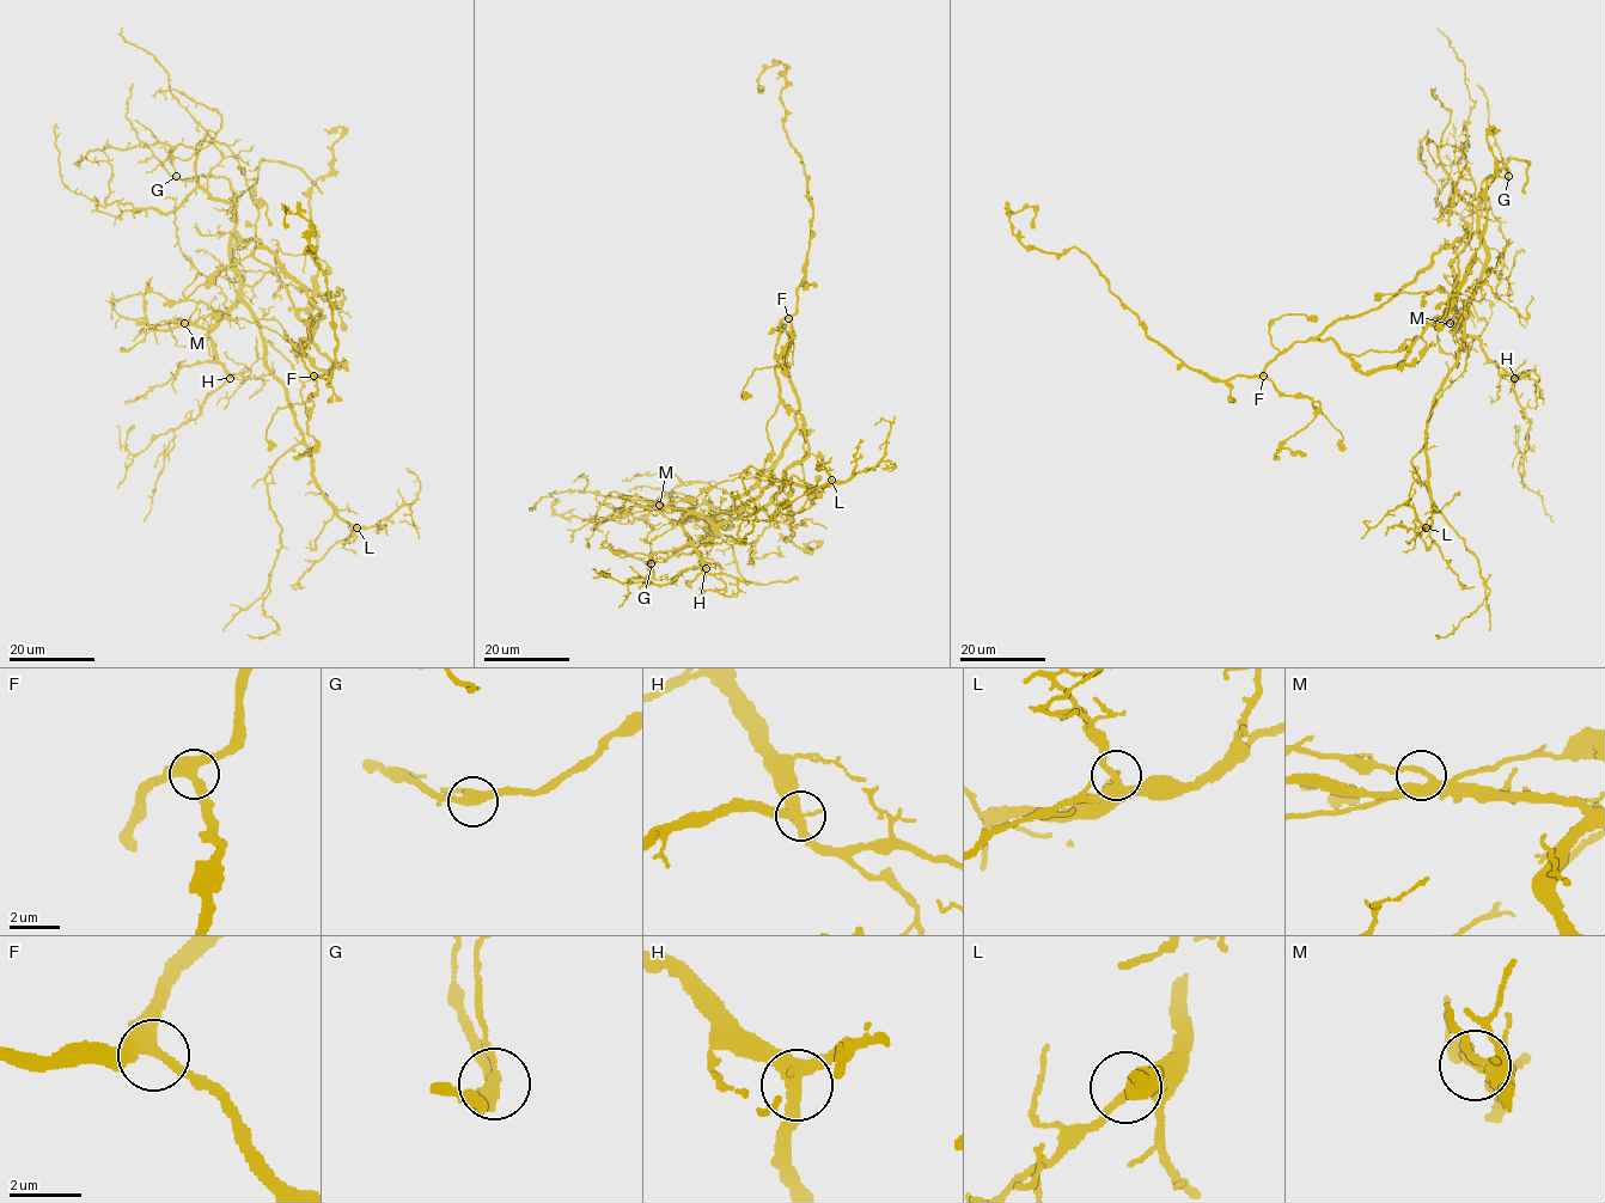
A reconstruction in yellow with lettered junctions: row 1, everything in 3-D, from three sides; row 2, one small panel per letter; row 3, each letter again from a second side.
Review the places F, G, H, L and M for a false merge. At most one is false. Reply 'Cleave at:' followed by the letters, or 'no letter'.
Cleave at: no letter

